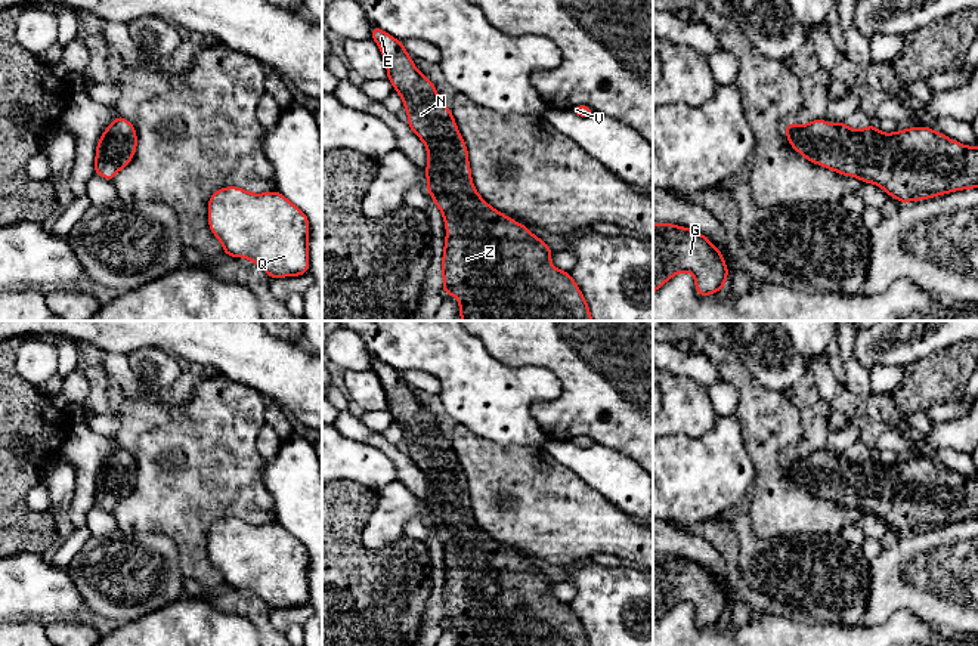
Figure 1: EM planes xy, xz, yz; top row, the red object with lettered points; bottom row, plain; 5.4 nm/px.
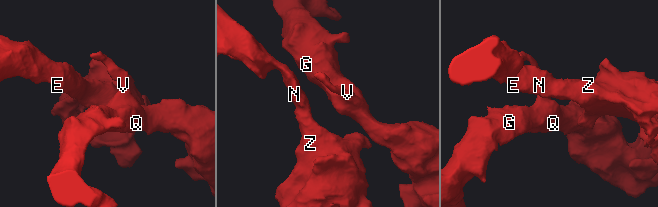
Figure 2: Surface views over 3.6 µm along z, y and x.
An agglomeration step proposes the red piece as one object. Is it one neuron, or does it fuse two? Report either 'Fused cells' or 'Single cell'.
Single cell

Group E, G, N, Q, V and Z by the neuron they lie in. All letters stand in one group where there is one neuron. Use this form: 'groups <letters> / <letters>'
groups E G N Q V Z

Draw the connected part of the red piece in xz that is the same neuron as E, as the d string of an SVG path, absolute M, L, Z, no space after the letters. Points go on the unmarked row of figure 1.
M375 356L371 368L386 392L387 409L402 427L408 457L427 479L427 522L446 557L443 622L458 630L459 646L591 646L570 605L551 596L550 578L479 526L471 511L468 482L452 443L442 435L434 415L417 401L403 374Z

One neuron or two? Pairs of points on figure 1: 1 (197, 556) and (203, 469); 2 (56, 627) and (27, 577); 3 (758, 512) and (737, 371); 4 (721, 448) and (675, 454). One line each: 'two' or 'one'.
1: one
2: two
3: one
4: one

